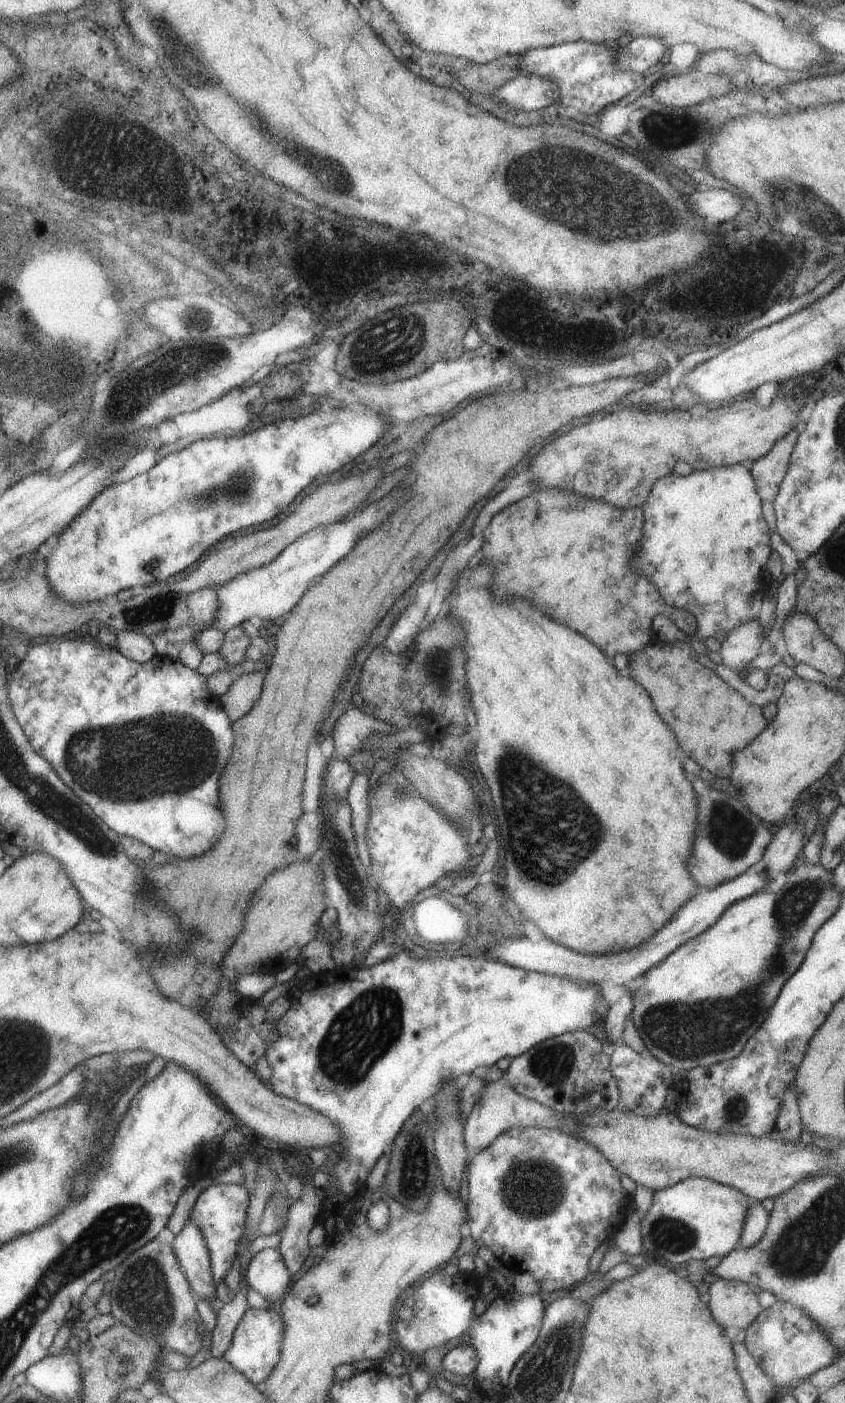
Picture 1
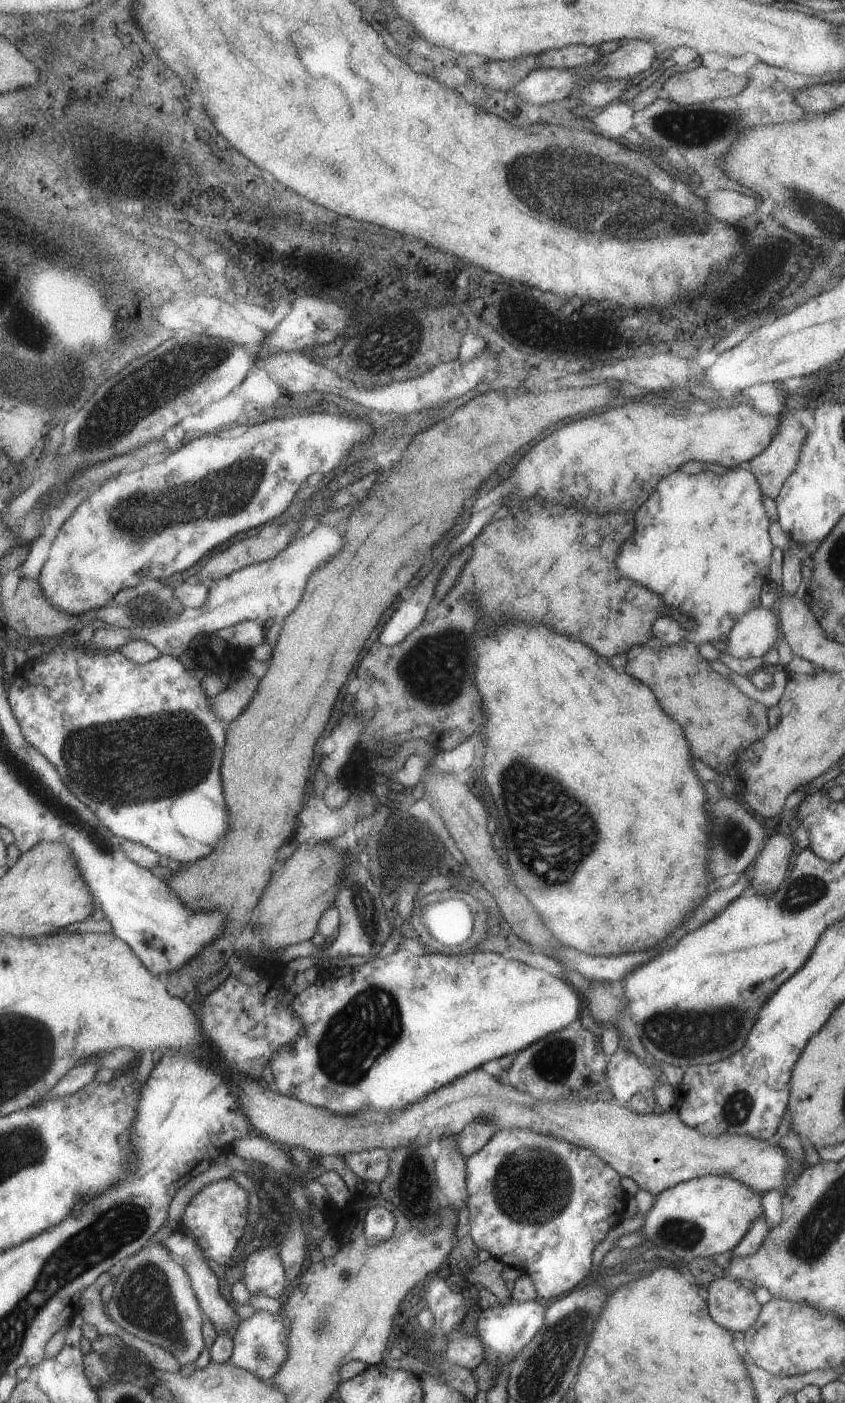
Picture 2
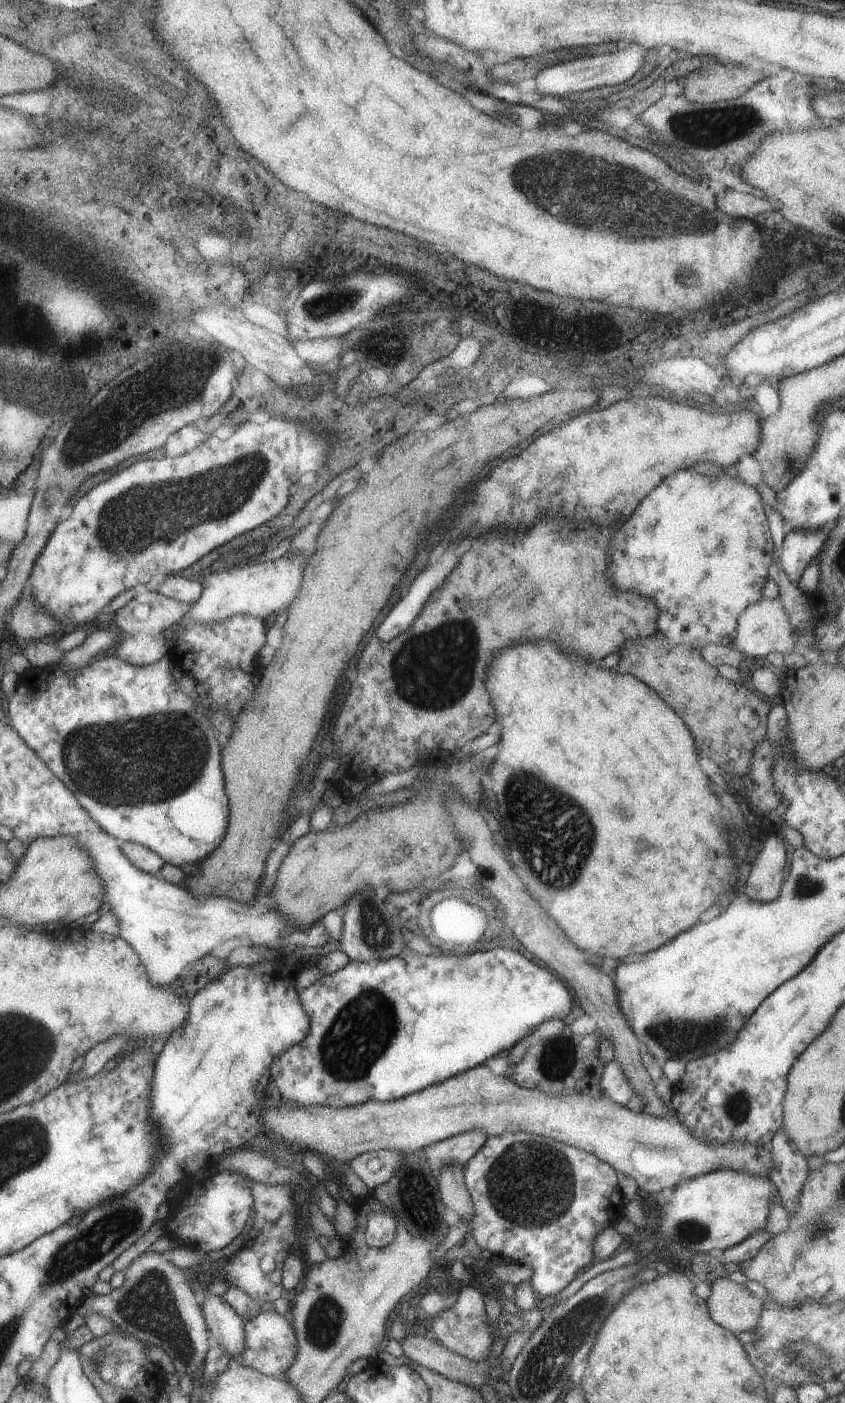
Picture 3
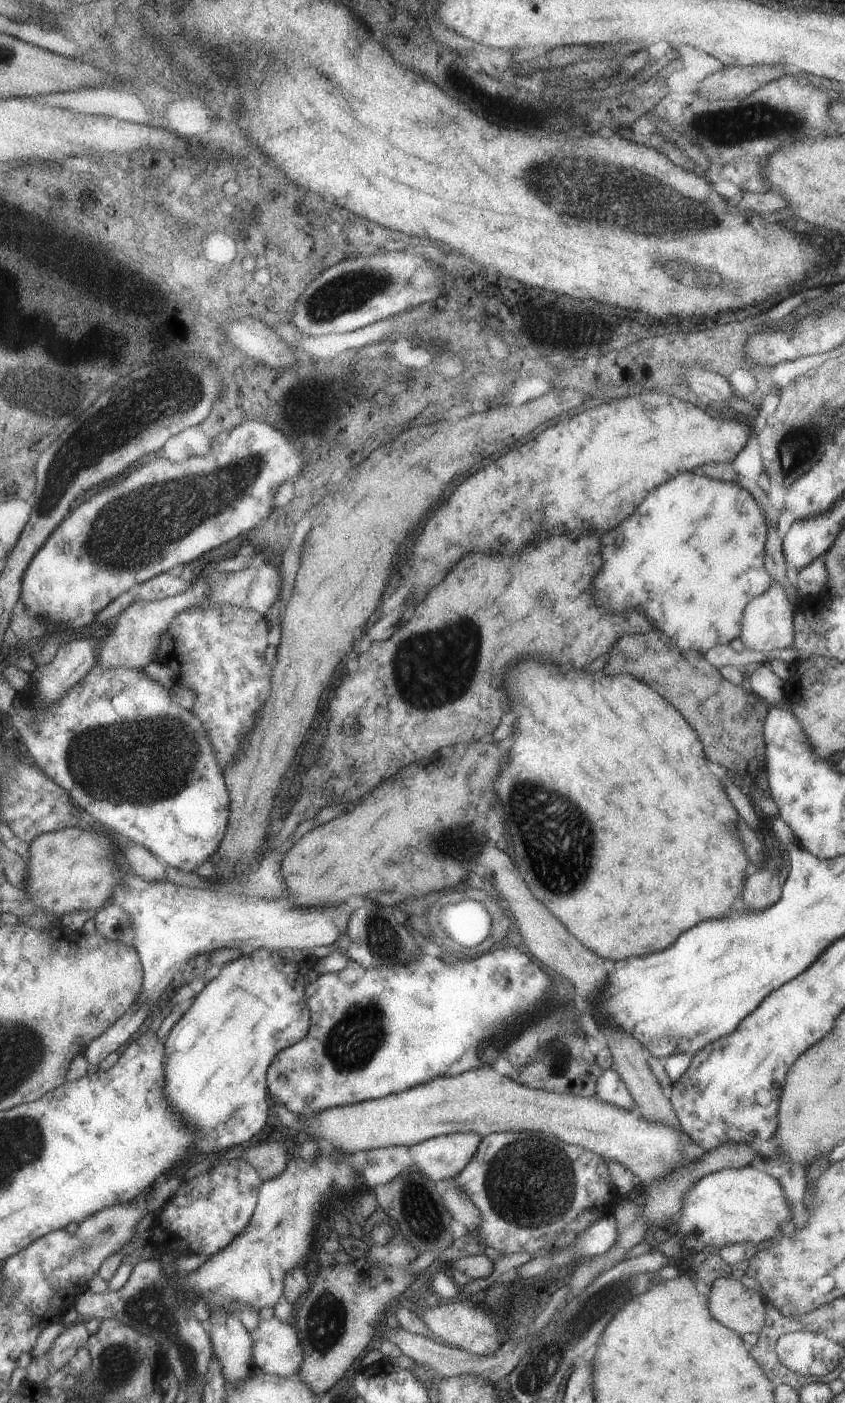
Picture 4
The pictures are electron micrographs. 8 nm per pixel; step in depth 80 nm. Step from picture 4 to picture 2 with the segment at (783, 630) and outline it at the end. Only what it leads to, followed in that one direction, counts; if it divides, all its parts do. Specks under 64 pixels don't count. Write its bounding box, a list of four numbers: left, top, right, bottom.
[723,606,793,667]

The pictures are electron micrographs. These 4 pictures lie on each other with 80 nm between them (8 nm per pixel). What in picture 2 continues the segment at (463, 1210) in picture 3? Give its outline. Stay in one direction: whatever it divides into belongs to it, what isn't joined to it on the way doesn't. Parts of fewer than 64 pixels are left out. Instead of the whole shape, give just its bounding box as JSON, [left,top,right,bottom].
[434,1134,466,1210]

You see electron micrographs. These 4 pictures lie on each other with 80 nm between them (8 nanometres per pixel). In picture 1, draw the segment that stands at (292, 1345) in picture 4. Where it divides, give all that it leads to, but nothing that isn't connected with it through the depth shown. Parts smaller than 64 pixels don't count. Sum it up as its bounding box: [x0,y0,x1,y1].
[224,1307,285,1387]

